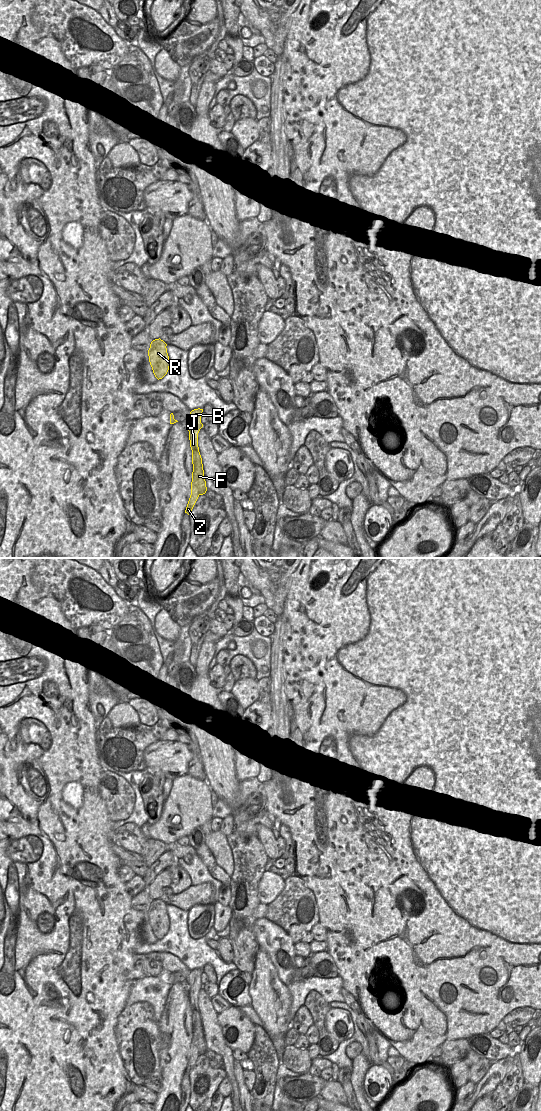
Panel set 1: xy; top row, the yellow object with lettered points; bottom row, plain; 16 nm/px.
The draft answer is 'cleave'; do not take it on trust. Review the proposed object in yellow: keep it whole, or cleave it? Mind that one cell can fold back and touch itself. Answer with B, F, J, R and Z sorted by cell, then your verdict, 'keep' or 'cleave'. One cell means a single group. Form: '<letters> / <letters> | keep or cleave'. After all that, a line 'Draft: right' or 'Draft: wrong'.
B F J / R Z | cleave
Draft: right

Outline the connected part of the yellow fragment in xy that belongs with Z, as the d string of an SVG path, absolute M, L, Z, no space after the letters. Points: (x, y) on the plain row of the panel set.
M192 1039L192 1042L191 1042L191 1055L190 1055L190 1058L189 1058L189 1061L188 1061L186 1070L185 1070L185 1073L187 1073L188 1075L192 1071L192 1069L193 1069L193 1067L194 1067L194 1065L195 1065L198 1057L199 1057L199 1055L200 1055L200 1053L198 1051L198 1048L194 1044L194 1041Z

